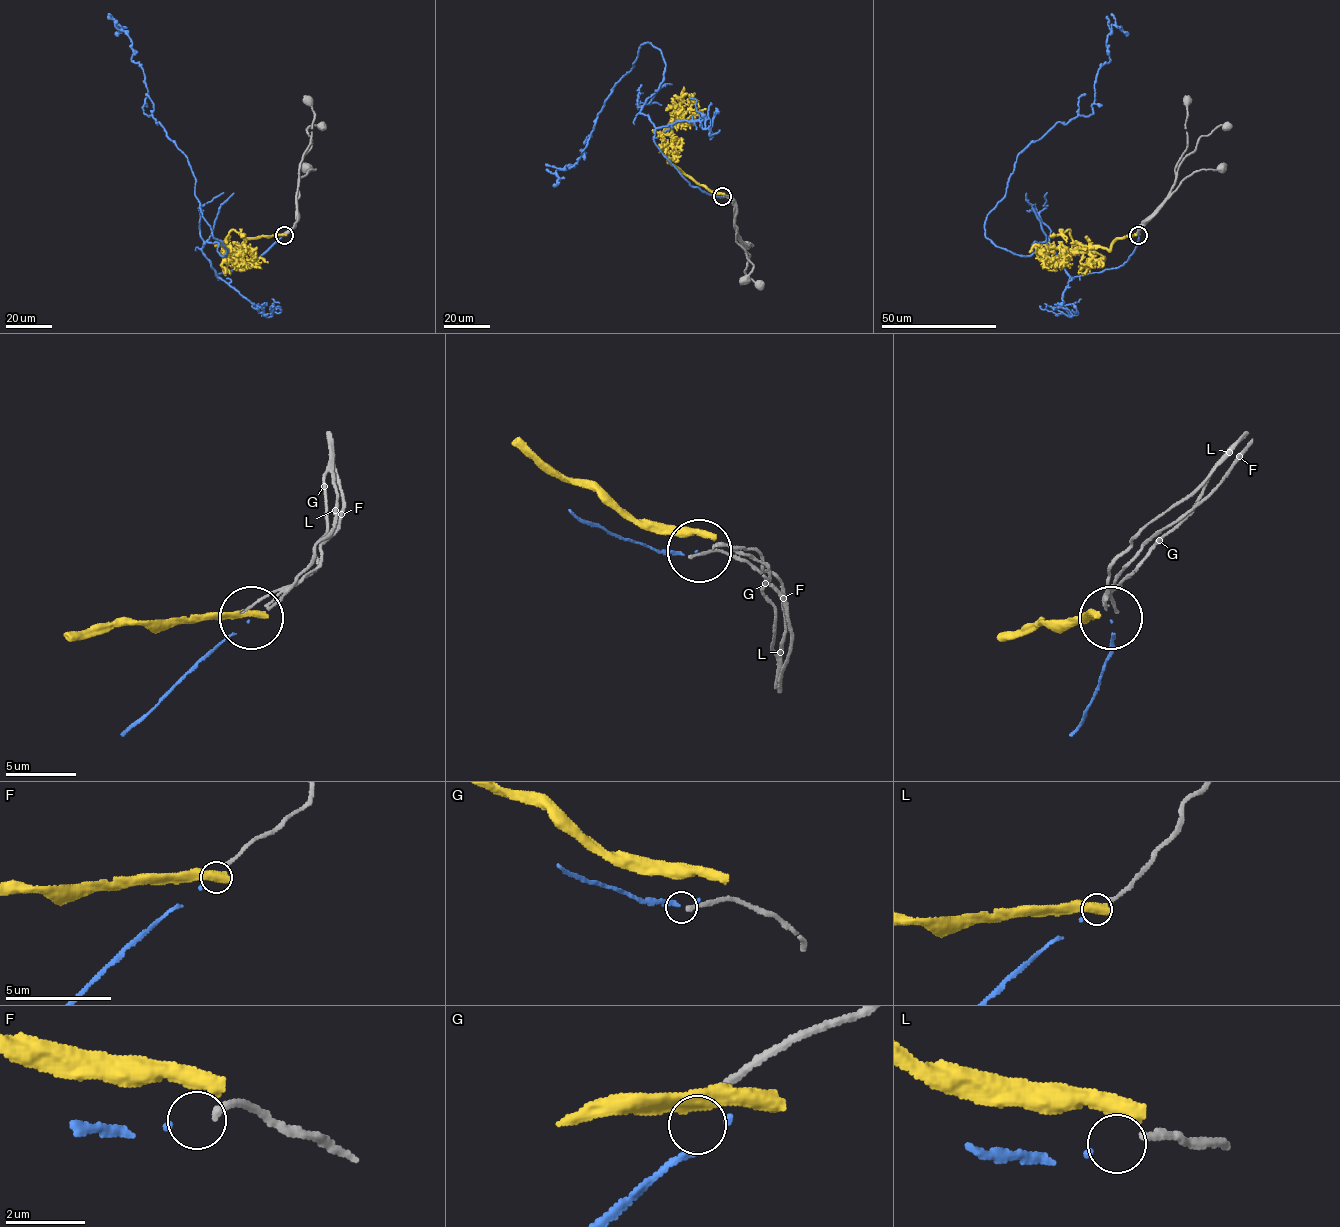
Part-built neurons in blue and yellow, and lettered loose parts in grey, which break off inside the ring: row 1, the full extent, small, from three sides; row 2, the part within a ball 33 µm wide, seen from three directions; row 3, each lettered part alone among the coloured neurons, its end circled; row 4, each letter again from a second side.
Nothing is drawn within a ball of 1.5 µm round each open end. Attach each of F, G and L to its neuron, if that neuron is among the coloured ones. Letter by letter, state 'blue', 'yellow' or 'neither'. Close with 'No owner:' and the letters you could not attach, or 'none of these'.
F: neither
G: neither
L: blue
No owner: F, G

